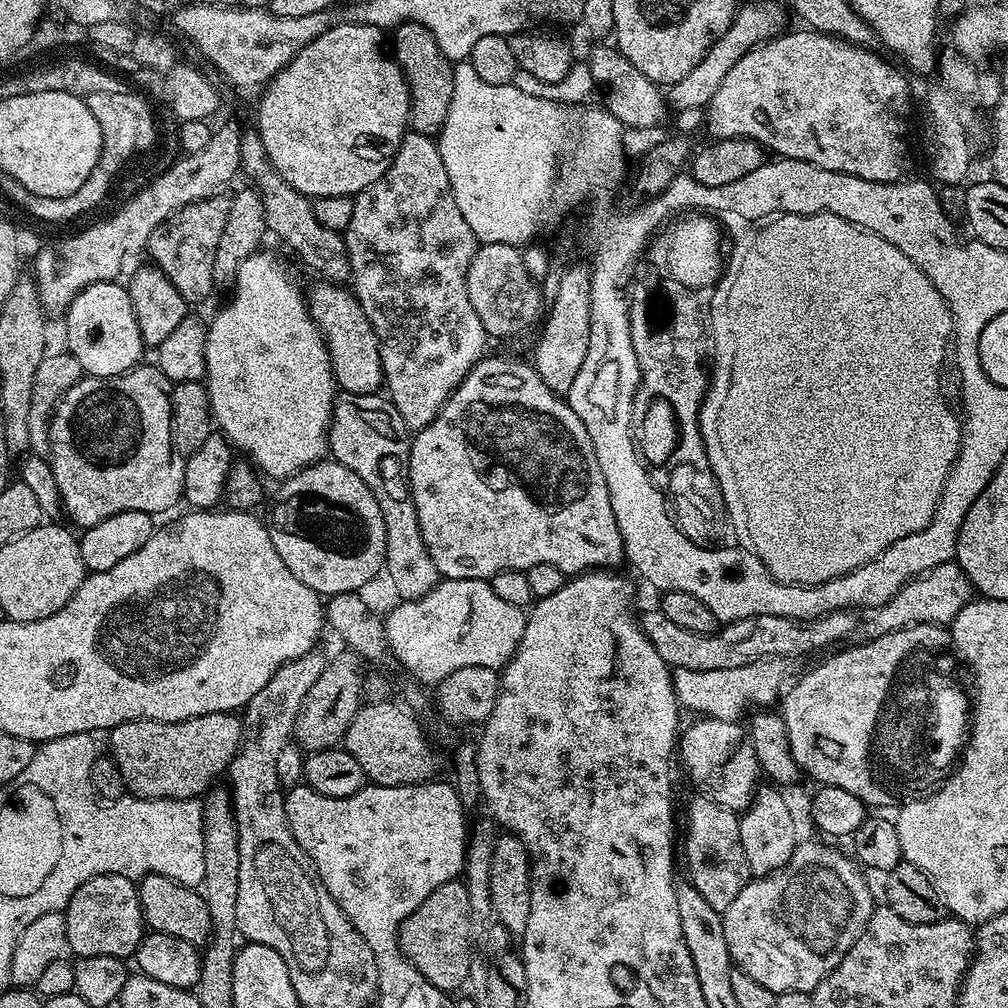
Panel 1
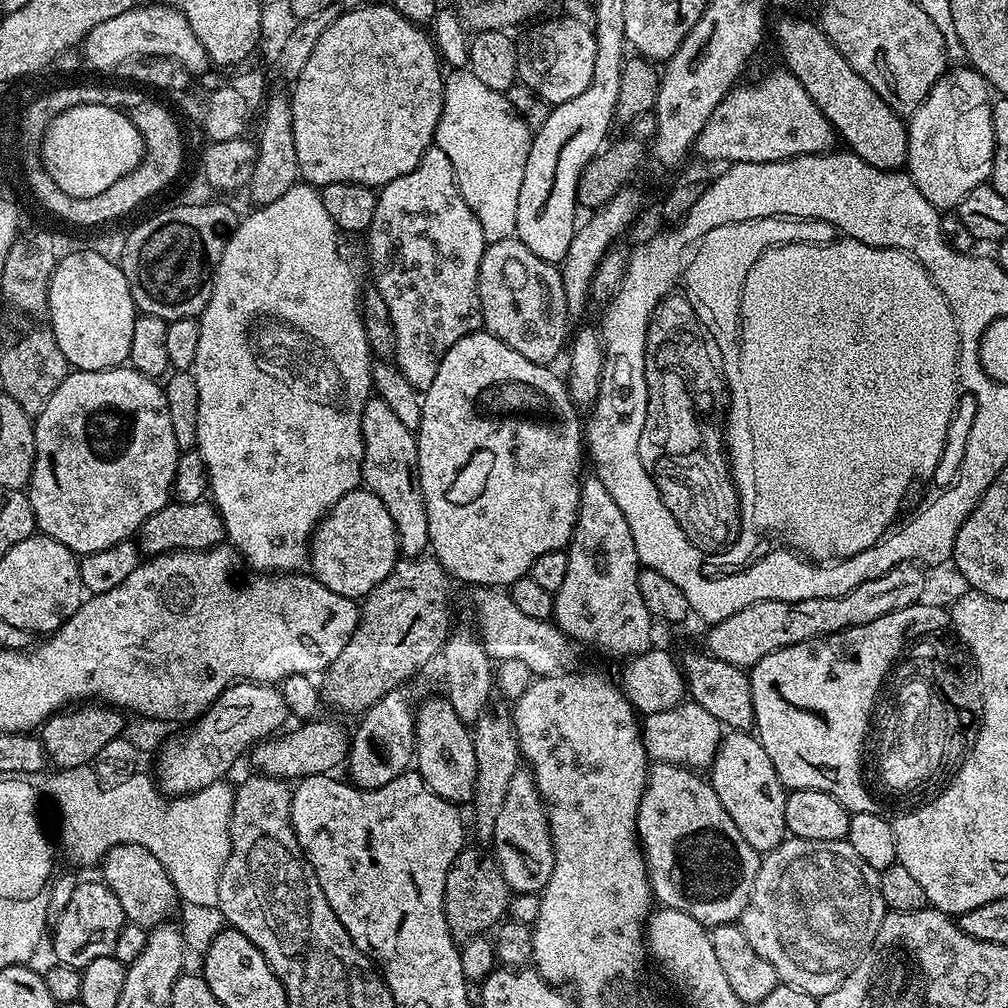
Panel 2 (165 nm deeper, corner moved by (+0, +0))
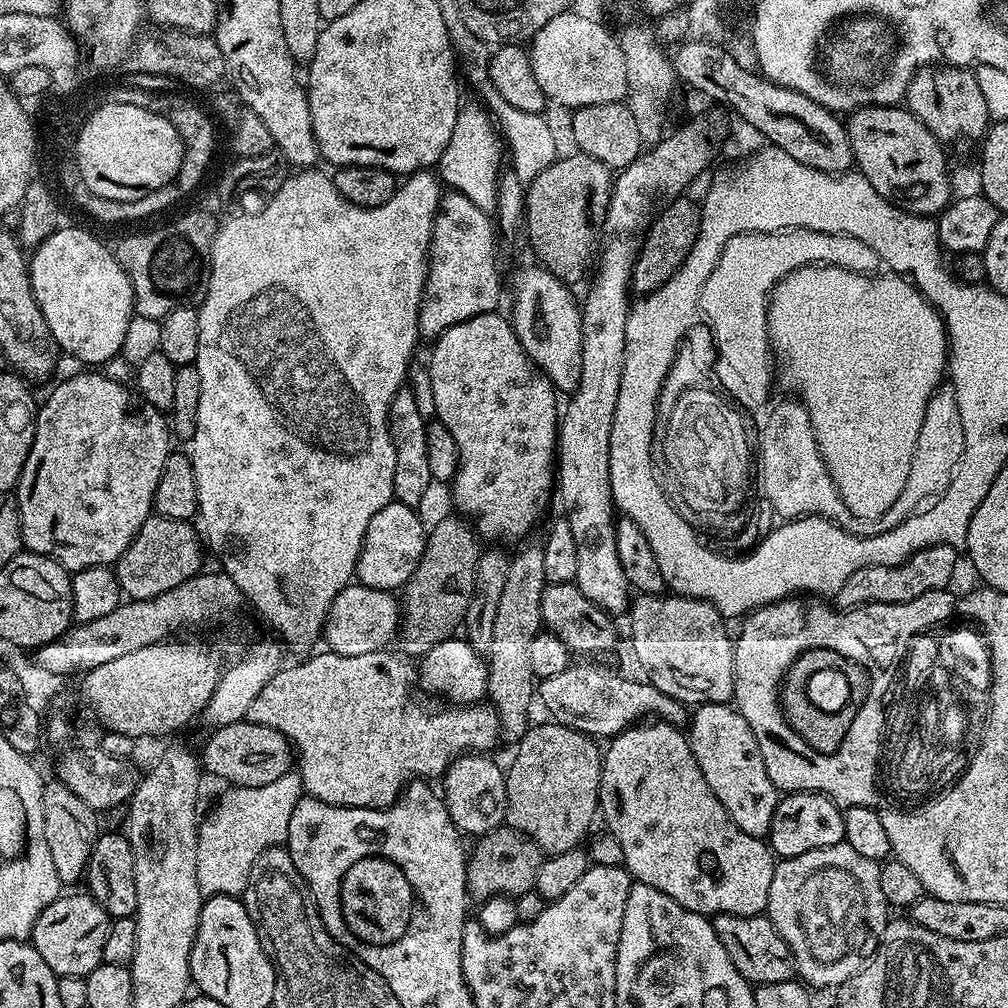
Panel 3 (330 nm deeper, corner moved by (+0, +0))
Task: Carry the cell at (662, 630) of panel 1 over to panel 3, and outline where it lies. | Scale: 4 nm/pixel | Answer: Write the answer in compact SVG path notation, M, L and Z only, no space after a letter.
M939 544L930 546L926 550L918 550L906 562L898 566L866 566L862 570L850 574L834 597L837 609L861 608L867 604L901 604L910 602L930 590L948 588L952 575L956 572L957 549Z

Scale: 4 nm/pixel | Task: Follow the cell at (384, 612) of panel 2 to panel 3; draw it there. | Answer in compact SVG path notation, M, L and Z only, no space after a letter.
M451 514L431 525L424 542L424 553L402 589L402 619L398 629L399 651L409 658L419 658L438 642L449 639L464 623L464 615L474 594L474 578L482 551L473 525Z

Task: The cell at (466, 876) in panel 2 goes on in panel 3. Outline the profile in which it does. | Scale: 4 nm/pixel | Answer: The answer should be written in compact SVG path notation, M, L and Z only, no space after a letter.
M501 826L475 841L476 849L468 856L466 882L468 895L483 902L491 896L518 897L533 891L538 882L538 870L542 870L546 853L526 834L511 826Z

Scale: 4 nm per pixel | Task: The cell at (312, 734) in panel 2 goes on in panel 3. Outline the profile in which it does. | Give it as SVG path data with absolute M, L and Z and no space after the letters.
M245 718L236 724L213 727L208 733L210 734L204 740L204 749L198 752L199 761L205 773L213 772L218 779L225 780L225 785L237 788L270 786L270 782L282 778L282 774L293 771L294 749L292 744L278 730L270 726L262 726Z

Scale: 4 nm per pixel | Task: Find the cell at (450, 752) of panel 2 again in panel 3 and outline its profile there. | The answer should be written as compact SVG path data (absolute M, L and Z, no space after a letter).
M465 754L452 761L448 771L442 777L442 799L448 805L448 813L465 837L479 838L501 827L508 818L508 777L503 767L492 761L493 757L488 754Z

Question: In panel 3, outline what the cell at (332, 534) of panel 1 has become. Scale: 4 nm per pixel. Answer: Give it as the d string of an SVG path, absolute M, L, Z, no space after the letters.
M393 502L382 506L382 510L370 518L370 526L366 526L364 545L356 563L355 579L359 583L383 592L403 589L424 553L426 524L424 528L420 514L417 509Z

